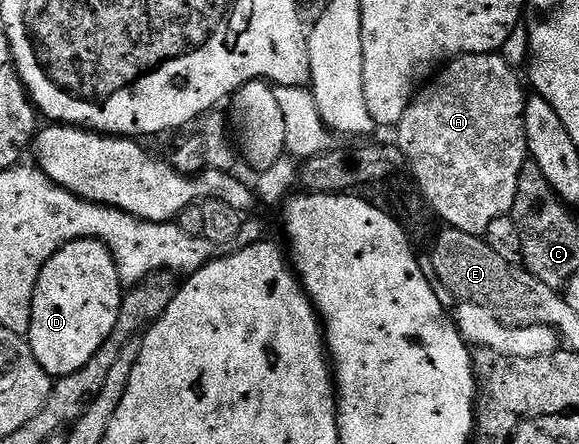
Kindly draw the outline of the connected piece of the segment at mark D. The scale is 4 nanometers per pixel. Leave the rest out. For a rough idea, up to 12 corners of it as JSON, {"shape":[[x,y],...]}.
{"shape":[[103,241],[40,271],[28,340],[50,378],[80,371],[124,296]]}

